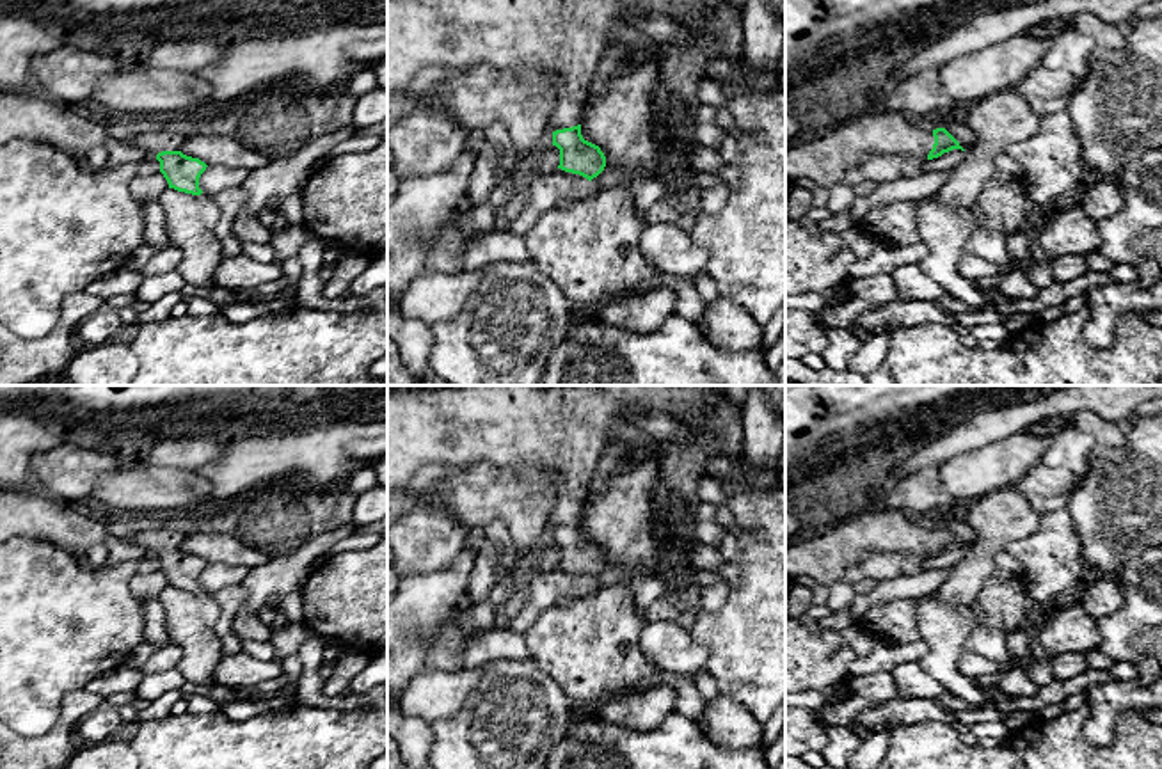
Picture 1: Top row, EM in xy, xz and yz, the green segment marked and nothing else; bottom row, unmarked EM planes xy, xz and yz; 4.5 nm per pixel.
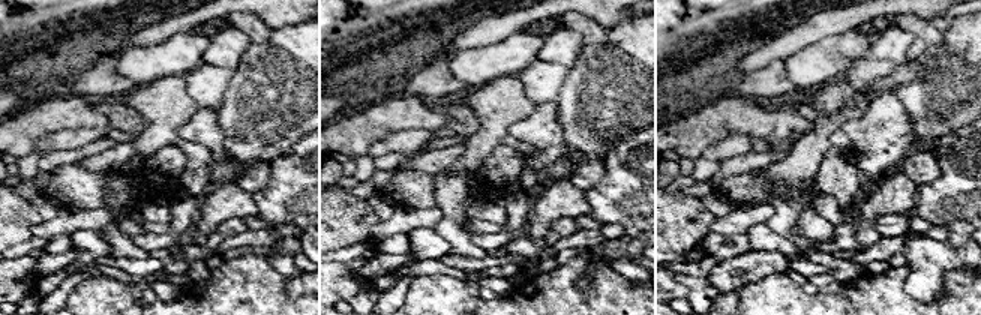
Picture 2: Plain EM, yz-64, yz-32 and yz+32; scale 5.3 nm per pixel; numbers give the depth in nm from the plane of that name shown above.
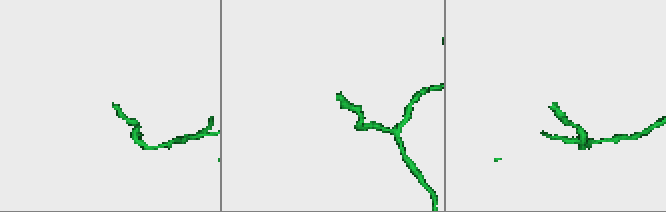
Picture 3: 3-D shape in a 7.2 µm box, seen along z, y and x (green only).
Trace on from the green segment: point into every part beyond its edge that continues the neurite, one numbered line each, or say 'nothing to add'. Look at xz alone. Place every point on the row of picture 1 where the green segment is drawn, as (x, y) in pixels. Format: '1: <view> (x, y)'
1: xz (564, 41)

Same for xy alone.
1: xy (160, 139)

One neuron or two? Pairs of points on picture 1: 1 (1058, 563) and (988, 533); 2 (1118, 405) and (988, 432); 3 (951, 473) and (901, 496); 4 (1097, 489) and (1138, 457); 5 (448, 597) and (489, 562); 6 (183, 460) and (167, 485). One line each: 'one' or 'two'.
1: two
2: one
3: two
4: one
5: two
6: two

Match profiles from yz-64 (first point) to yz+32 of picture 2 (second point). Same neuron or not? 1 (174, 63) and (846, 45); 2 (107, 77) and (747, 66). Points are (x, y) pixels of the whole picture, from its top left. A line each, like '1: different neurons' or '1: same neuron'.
1: same neuron
2: different neurons

